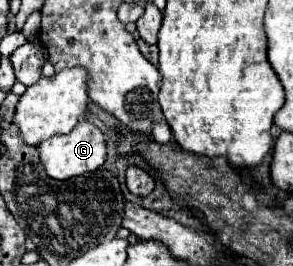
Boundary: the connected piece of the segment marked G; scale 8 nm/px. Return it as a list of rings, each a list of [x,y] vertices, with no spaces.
[[[82,120],[76,124],[76,128],[70,134],[64,136],[52,136],[38,146],[40,162],[50,178],[54,180],[68,180],[72,176],[80,176],[86,172],[94,172],[106,162],[106,142],[102,132],[90,124],[88,120]]]

